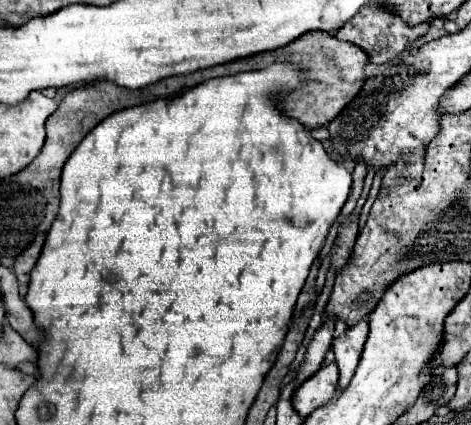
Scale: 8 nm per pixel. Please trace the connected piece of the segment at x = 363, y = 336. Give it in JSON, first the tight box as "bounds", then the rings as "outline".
{"bounds":[333,320,369,392],"outline":[[[363,320],[353,328],[347,328],[345,334],[333,340],[335,362],[339,366],[339,392],[347,386],[347,382],[351,382],[351,376],[355,374],[355,368],[363,352],[363,344],[367,340],[367,332],[369,324]]]}

